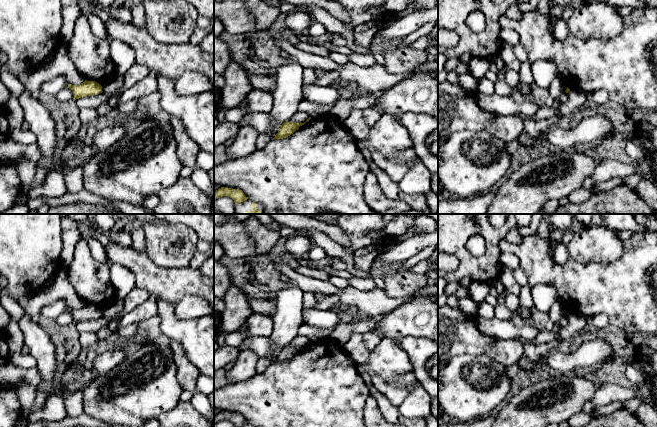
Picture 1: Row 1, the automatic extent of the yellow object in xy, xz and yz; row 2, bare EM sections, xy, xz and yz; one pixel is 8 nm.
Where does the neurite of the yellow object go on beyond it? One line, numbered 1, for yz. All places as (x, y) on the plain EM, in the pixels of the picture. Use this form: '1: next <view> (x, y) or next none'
1: next none

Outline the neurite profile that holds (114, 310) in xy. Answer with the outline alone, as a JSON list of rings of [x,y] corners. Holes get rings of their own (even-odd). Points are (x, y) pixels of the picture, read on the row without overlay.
[[[114,298],[107,306],[102,310],[102,315],[108,321],[112,319],[120,319],[123,313],[123,299]]]

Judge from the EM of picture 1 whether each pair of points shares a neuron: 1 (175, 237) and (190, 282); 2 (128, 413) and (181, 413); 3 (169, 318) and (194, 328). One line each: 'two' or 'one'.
1: two
2: two
3: one

